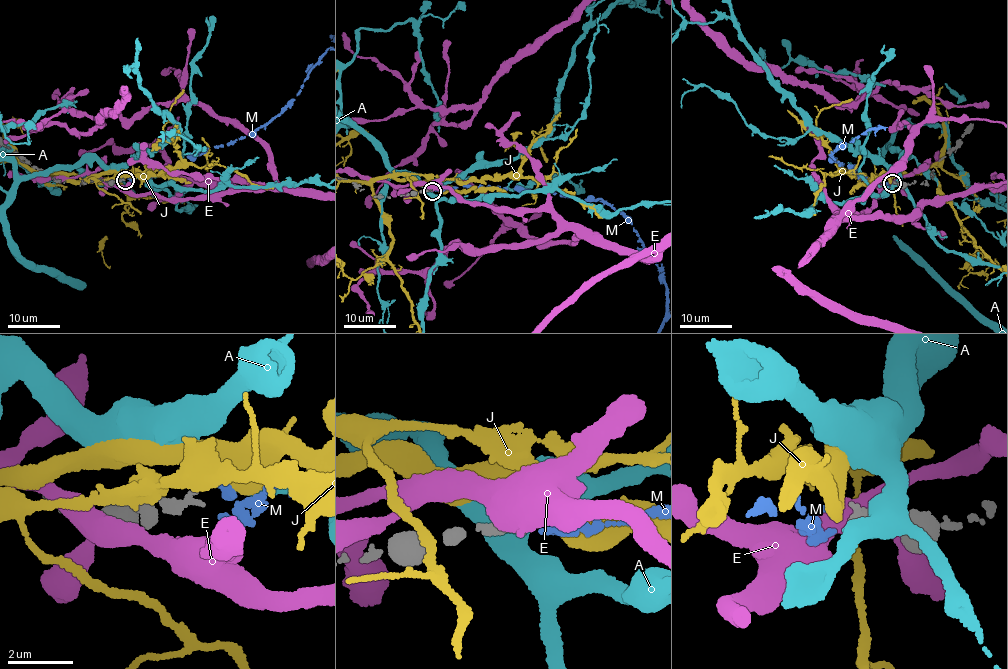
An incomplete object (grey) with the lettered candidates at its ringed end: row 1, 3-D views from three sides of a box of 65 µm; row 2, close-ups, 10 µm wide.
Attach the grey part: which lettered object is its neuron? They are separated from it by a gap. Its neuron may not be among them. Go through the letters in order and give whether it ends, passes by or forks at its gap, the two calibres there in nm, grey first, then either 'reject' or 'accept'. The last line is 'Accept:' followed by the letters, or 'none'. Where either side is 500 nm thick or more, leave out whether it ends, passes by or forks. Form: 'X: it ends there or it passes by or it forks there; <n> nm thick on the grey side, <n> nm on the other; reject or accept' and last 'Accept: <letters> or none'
A: 170 nm thick on the grey side, 550 nm on the other; reject
E: 170 nm thick on the grey side, 600 nm on the other; reject
J: 170 nm thick on the grey side, 600 nm on the other; reject
M: it ends there; 170 nm thick on the grey side, 200 nm on the other; accept
Accept: M

